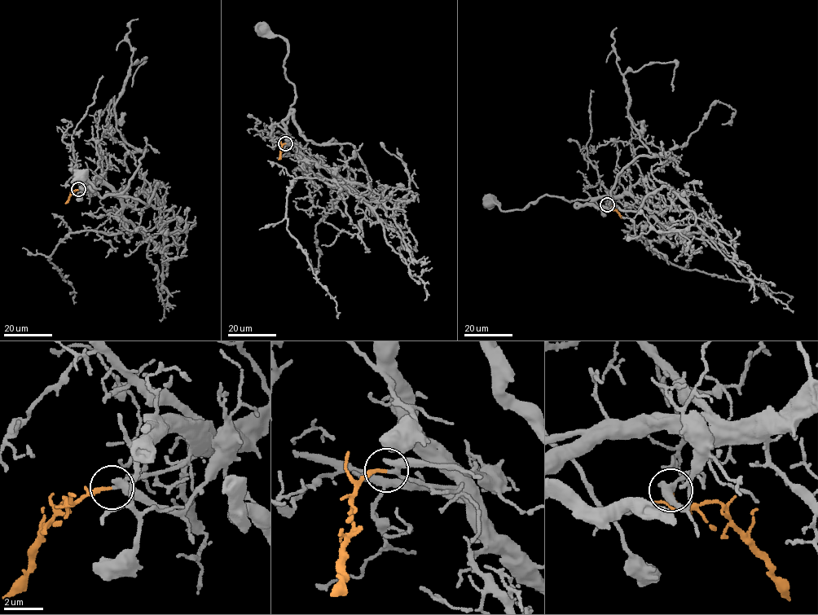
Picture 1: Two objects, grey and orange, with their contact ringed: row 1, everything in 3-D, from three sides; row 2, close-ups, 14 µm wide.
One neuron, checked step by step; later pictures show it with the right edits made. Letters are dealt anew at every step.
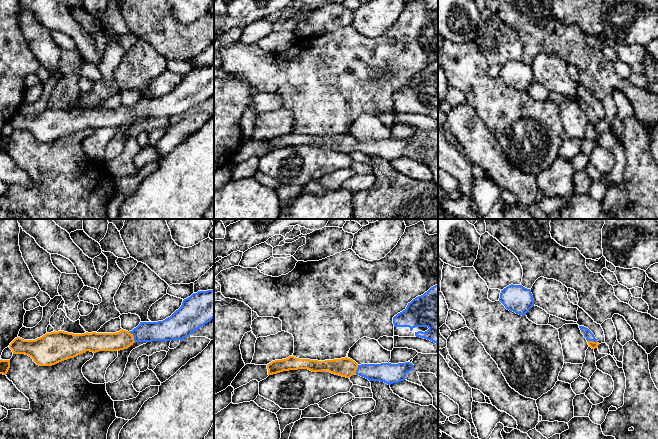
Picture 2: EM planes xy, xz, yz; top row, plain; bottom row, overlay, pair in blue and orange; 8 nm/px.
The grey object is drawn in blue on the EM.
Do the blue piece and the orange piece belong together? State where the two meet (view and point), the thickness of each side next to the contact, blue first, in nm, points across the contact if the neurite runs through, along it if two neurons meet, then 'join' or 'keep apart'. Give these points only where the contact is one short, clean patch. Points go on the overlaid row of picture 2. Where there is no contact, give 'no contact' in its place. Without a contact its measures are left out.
contact xy (133, 335); calibres 160 and 150 nm; way xy (163, 330), (146, 331), (133, 335), (121, 340); join

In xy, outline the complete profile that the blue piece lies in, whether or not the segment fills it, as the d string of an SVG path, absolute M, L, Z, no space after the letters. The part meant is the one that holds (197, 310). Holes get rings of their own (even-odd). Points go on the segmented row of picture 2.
M214 289L198 291L183 300L181 307L170 317L158 322L140 322L132 331L121 329L116 333L84 333L73 334L64 331L46 333L35 340L24 340L15 338L9 345L13 354L25 354L33 359L39 366L52 366L64 360L74 358L80 354L90 351L120 351L127 349L134 342L172 341L183 340L190 336L200 327L204 326L214 318Z

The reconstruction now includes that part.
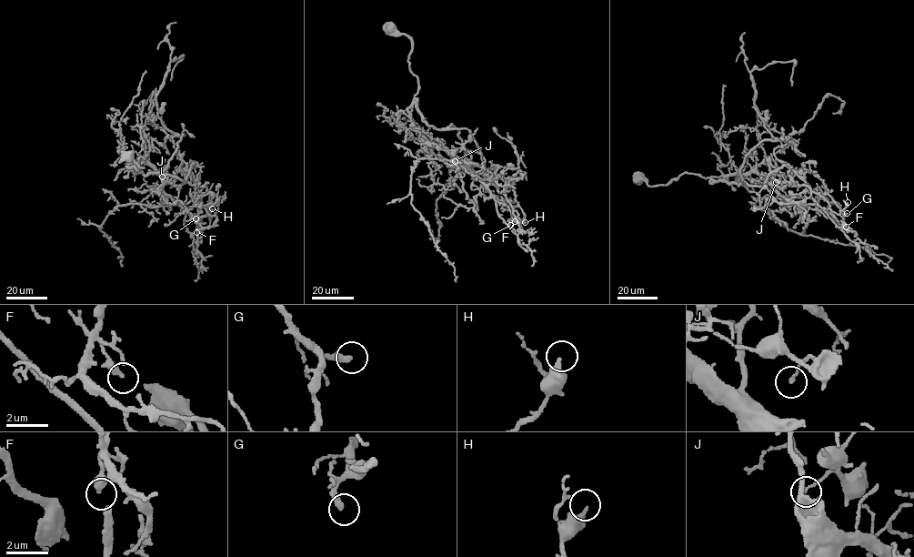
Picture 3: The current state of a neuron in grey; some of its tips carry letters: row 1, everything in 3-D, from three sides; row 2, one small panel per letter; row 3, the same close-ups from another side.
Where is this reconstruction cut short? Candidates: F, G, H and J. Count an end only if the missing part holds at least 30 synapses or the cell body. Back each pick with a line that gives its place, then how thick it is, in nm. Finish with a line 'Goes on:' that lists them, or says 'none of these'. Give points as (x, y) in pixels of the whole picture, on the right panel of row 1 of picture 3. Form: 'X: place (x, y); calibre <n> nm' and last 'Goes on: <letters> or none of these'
G: place (847, 213); calibre 320 nm
Goes on: G

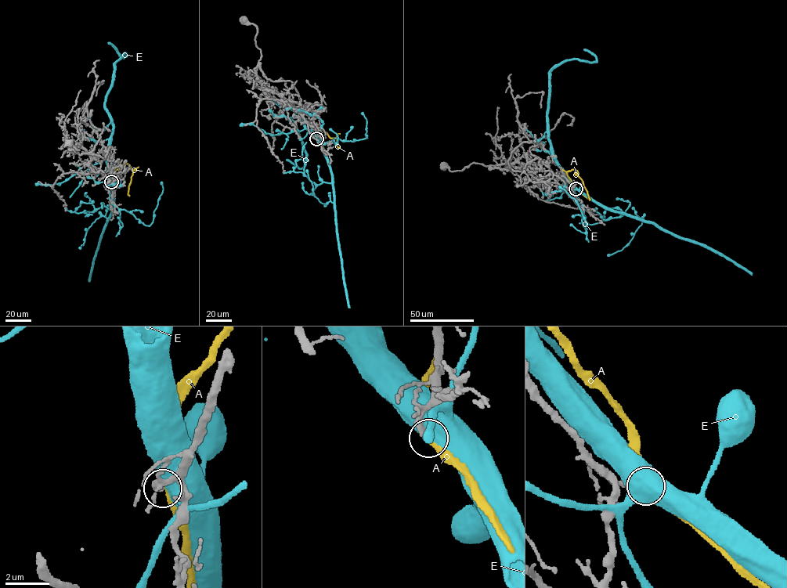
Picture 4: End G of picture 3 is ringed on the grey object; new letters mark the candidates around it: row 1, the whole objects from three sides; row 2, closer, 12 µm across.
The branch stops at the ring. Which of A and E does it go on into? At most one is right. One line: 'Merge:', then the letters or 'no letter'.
Merge: no letter

